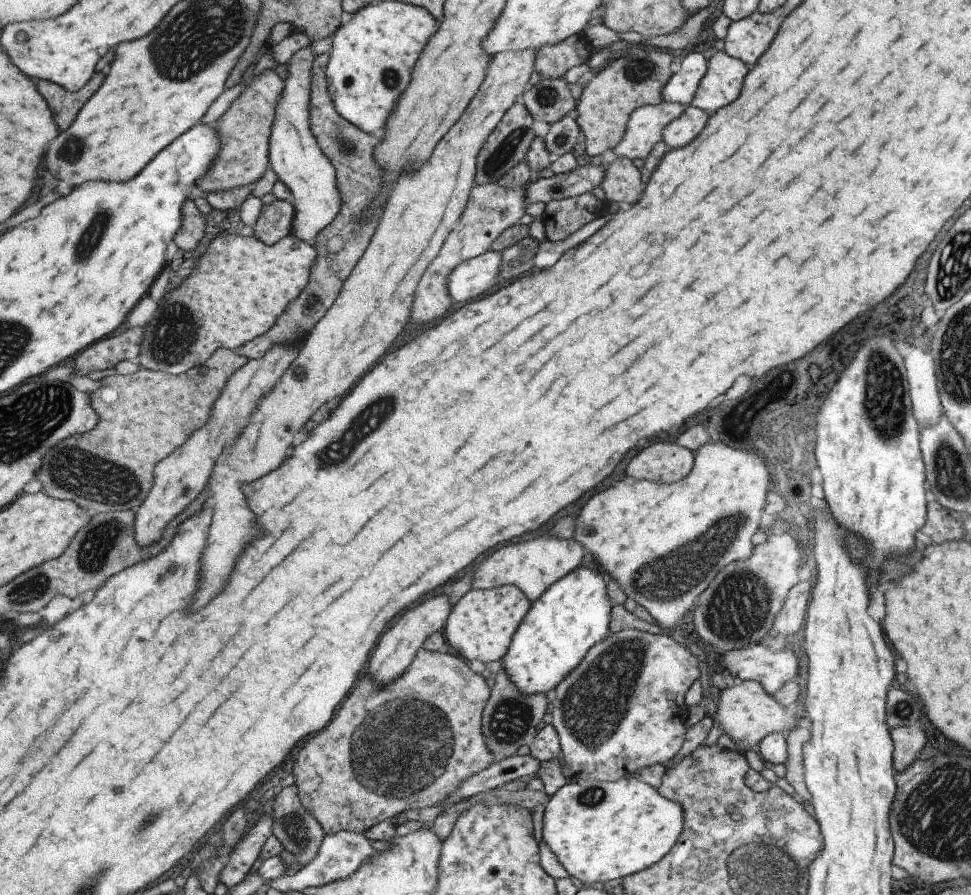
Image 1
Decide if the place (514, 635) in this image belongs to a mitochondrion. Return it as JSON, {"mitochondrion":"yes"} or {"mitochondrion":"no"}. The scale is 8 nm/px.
{"mitochondrion":"no"}

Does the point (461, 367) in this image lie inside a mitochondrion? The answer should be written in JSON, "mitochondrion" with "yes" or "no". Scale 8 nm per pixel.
{"mitochondrion":"no"}

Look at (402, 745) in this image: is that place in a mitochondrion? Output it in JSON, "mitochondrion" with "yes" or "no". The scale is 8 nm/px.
{"mitochondrion":"yes"}

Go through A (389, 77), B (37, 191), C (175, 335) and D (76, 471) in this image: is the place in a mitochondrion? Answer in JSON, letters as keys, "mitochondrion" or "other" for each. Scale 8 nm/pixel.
{"A":"mitochondrion","B":"other","C":"mitochondrion","D":"mitochondrion"}

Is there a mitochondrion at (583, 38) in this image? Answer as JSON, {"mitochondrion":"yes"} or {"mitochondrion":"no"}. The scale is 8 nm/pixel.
{"mitochondrion":"no"}

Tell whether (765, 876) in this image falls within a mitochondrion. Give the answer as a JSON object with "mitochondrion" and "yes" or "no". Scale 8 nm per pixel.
{"mitochondrion":"yes"}

